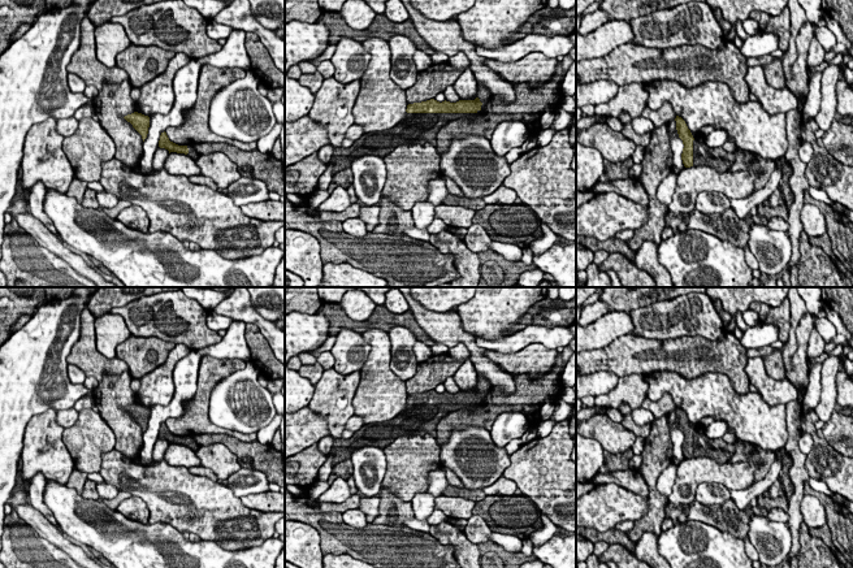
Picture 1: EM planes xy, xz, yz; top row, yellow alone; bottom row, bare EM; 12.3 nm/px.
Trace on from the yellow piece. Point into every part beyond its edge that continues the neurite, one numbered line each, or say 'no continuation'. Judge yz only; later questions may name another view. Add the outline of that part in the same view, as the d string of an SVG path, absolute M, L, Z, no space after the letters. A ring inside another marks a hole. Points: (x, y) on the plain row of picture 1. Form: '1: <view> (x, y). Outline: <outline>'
1: yz (701, 443). Outline: M690 422L692 424L692 422ZM702 422L692 424L693 432L693 458L710 458L719 464L728 463L732 454L714 448L706 435L706 426Z

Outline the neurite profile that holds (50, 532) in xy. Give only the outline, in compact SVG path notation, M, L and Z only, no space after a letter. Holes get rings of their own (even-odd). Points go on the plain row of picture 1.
M20 504L13 507L17 515L31 526L43 539L51 542L65 554L68 554L77 564L83 568L101 568L92 558L90 558L81 546L72 543L62 536L60 528L46 519L31 504Z

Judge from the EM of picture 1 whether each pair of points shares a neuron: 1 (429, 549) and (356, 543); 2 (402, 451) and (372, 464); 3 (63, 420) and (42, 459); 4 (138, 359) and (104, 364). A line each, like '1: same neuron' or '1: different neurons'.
1: same neuron
2: different neurons
3: different neurons
4: different neurons

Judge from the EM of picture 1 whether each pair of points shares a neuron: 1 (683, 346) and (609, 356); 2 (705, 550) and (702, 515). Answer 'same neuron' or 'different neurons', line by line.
1: same neuron
2: different neurons

